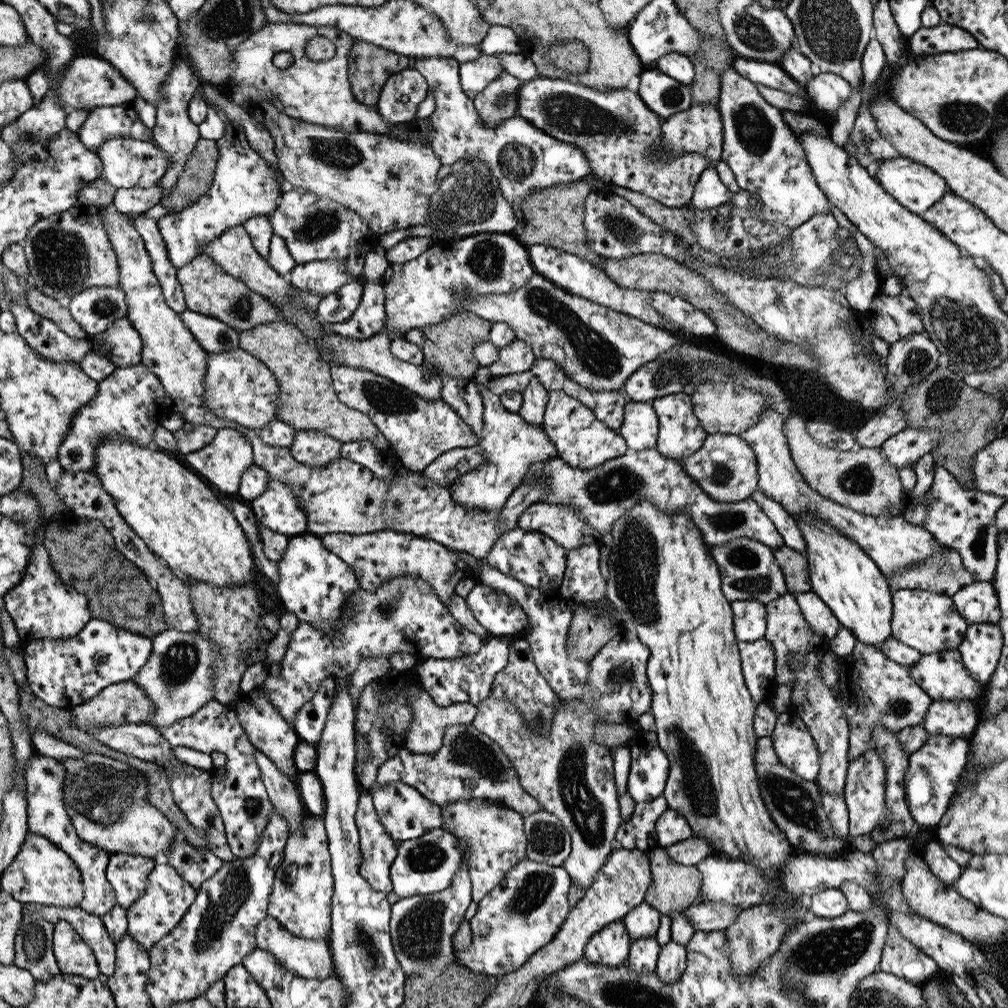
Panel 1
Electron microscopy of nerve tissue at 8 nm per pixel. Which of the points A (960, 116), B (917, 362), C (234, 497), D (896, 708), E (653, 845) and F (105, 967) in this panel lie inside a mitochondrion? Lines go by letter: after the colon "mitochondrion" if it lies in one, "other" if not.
A: mitochondrion
B: mitochondrion
C: other
D: mitochondrion
E: other
F: other

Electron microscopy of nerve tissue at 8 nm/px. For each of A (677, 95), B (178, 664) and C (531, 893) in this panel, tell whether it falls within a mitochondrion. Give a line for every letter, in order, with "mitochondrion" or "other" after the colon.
A: mitochondrion
B: mitochondrion
C: mitochondrion

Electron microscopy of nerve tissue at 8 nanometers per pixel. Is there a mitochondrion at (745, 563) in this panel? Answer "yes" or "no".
yes

